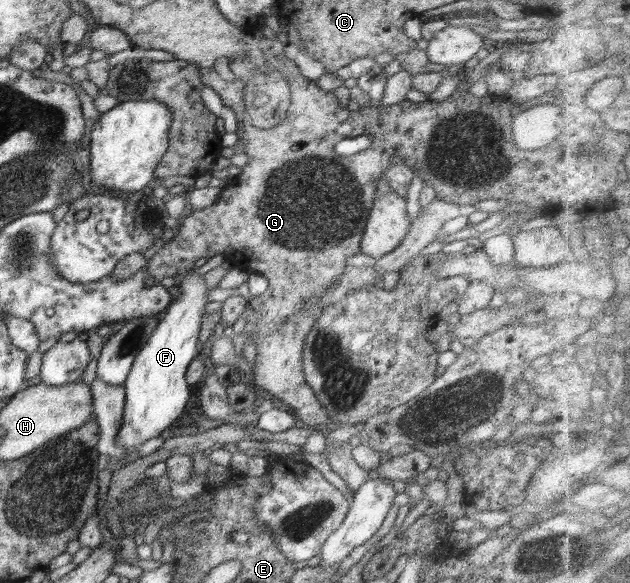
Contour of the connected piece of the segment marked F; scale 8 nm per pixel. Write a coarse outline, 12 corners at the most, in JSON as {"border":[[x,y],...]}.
{"border":[[200,271],[178,282],[124,380],[117,442],[165,436],[192,400],[210,302]]}

